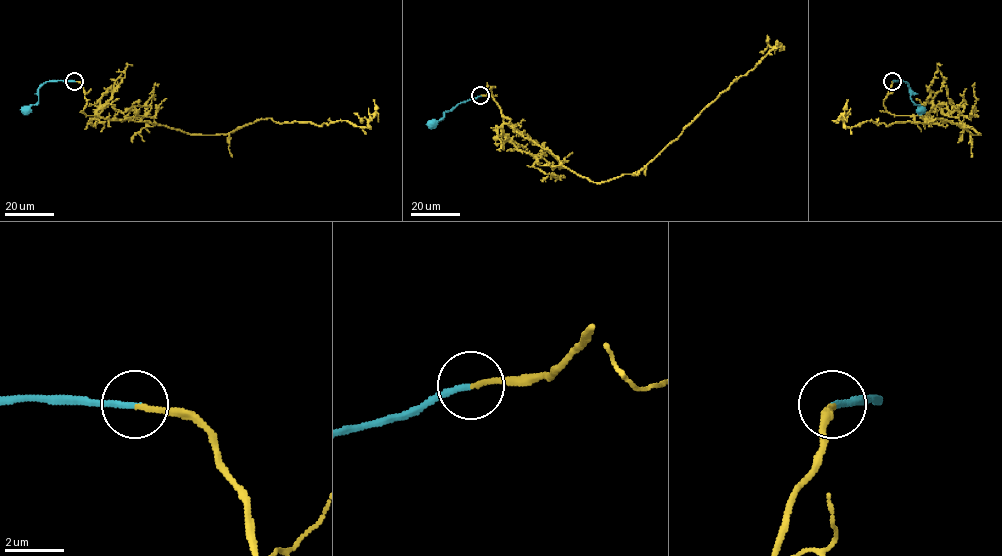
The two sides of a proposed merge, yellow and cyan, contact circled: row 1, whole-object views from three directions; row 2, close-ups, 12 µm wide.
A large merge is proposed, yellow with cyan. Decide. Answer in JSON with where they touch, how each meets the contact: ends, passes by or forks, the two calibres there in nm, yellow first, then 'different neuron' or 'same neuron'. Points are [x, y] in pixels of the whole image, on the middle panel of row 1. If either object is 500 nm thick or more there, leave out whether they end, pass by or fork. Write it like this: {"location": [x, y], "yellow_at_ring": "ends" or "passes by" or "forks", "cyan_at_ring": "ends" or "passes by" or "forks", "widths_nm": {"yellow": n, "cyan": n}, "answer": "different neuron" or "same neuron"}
{"location": [480, 95], "yellow_at_ring": "ends", "cyan_at_ring": "ends", "widths_nm": {"yellow": 170, "cyan": 200}, "answer": "same neuron"}

